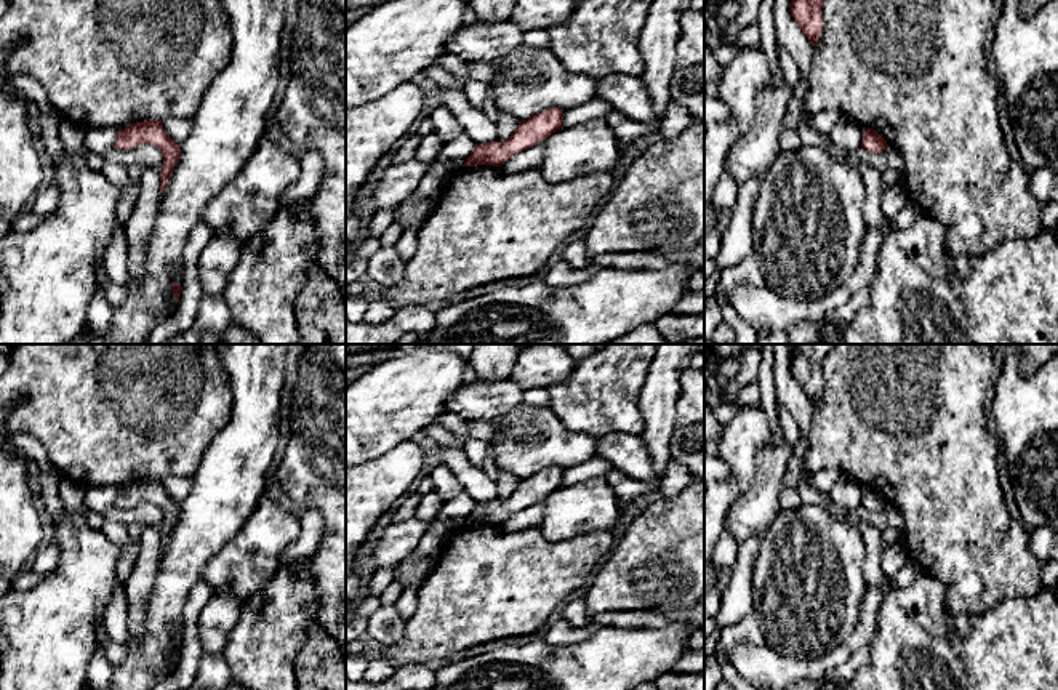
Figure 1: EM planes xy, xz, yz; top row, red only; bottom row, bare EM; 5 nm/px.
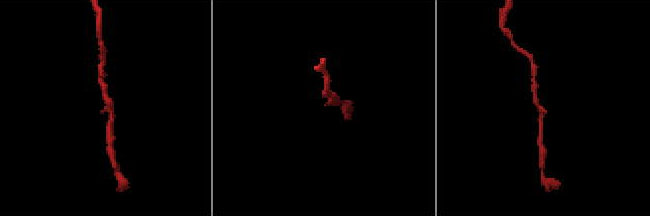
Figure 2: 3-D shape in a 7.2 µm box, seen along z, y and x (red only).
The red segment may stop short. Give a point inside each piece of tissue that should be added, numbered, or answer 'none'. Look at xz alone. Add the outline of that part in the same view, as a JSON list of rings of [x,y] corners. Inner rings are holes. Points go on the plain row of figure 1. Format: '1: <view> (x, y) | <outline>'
none

